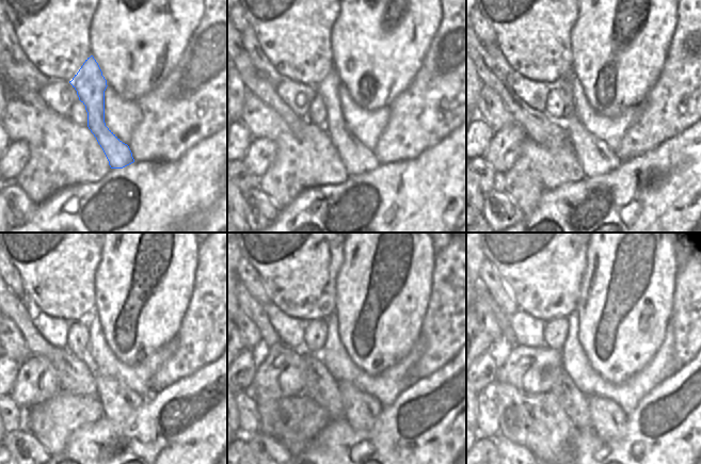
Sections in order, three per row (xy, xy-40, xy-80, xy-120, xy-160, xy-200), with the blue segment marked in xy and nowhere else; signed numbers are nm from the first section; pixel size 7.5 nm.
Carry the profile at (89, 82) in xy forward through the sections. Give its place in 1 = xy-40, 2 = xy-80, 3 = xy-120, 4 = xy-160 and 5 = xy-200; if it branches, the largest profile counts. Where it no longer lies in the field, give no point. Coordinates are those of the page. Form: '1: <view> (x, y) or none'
1: xy-40 (356, 158)
2: xy-80 (595, 158)
3: xy-120 (118, 402)
4: xy-160 (361, 410)
5: xy-200 (608, 420)

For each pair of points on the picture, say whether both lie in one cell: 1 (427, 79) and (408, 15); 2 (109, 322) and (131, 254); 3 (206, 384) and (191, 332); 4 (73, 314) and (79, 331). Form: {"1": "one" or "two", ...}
{"1": "two", "2": "one", "3": "two", "4": "two"}

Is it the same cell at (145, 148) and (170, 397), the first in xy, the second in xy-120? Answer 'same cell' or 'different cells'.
different cells

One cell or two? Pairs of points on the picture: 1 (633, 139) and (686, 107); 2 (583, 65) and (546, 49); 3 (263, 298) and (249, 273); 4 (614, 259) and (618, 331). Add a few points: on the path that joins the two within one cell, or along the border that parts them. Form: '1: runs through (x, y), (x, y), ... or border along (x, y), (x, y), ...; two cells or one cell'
1: runs through (646, 134), (673, 107); one cell
2: border along (569, 35), (572, 72); two cells
3: runs through (258, 291), (251, 280); one cell
4: runs through (618, 274), (618, 313); one cell

